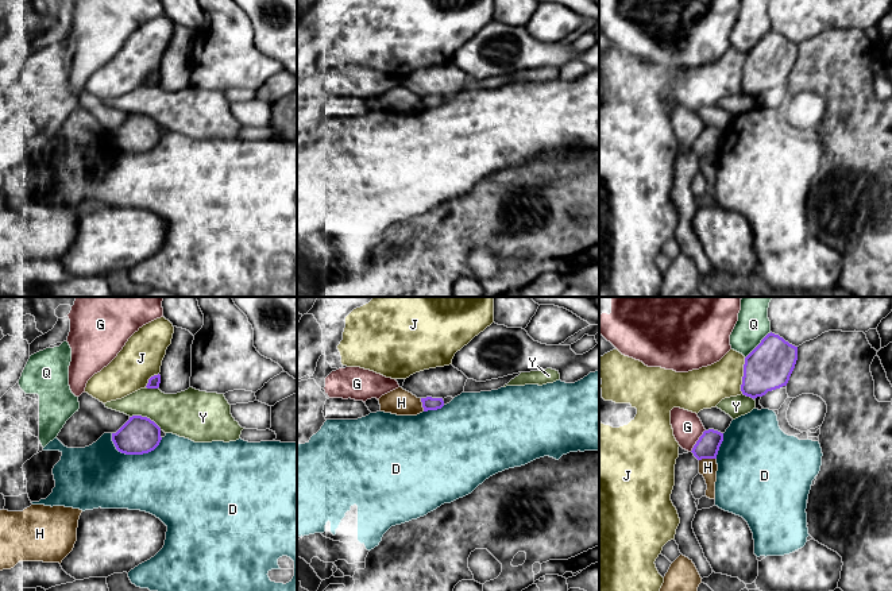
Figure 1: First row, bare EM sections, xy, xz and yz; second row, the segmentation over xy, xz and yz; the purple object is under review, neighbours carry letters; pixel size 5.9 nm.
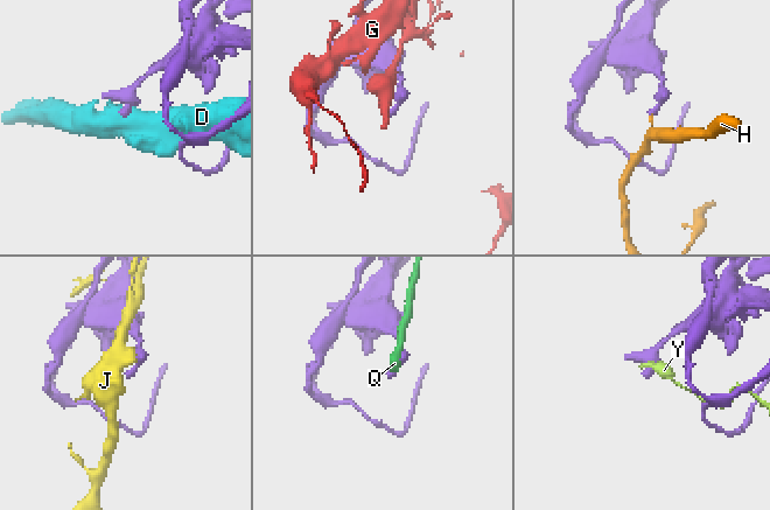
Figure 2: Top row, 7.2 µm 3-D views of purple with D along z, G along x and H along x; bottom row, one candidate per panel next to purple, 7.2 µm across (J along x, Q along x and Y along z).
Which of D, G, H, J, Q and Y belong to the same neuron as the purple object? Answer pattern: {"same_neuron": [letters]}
{"same_neuron": []}

